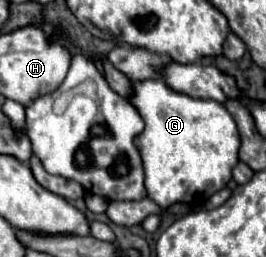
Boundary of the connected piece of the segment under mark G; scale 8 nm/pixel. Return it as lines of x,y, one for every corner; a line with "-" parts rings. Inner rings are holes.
135,80
129,104
137,108
145,130
137,134
135,146
145,164
145,188
149,198
167,208
173,202
203,204
211,194
225,188
231,170
239,162
239,132
229,110
217,100
197,100
175,92
163,80

